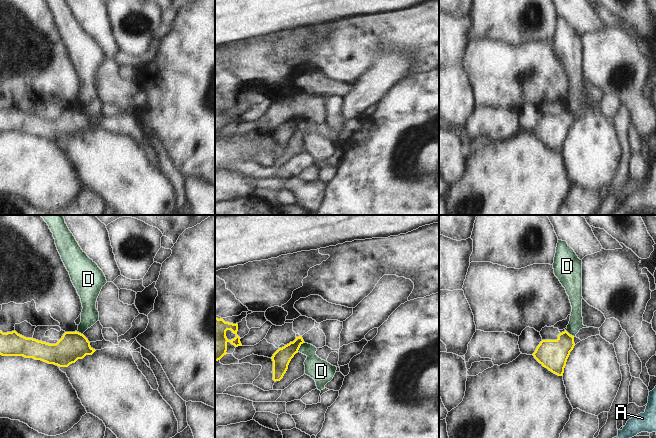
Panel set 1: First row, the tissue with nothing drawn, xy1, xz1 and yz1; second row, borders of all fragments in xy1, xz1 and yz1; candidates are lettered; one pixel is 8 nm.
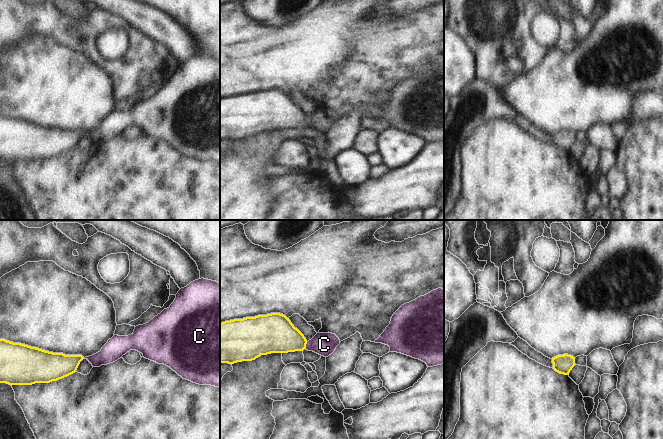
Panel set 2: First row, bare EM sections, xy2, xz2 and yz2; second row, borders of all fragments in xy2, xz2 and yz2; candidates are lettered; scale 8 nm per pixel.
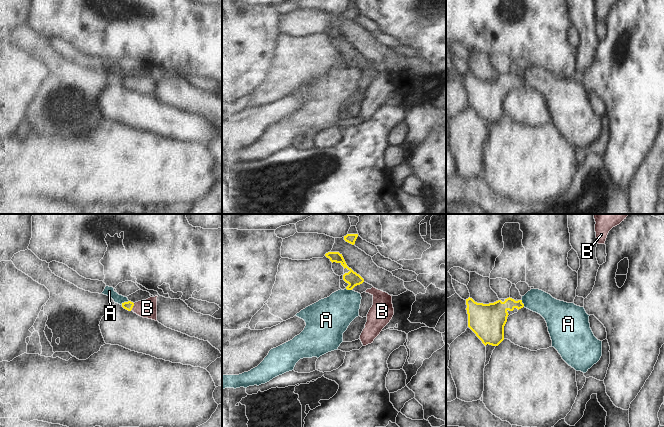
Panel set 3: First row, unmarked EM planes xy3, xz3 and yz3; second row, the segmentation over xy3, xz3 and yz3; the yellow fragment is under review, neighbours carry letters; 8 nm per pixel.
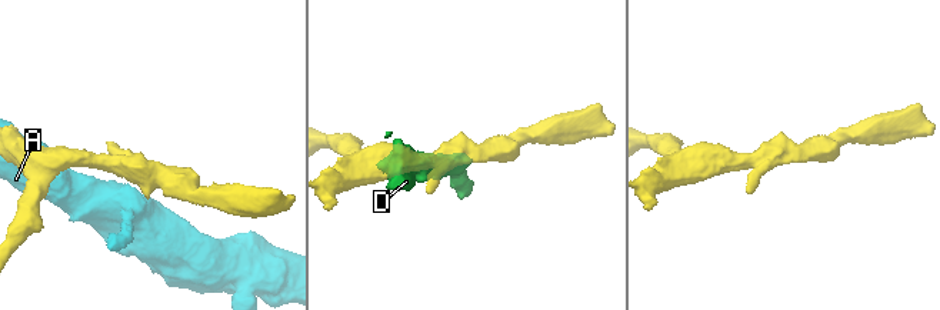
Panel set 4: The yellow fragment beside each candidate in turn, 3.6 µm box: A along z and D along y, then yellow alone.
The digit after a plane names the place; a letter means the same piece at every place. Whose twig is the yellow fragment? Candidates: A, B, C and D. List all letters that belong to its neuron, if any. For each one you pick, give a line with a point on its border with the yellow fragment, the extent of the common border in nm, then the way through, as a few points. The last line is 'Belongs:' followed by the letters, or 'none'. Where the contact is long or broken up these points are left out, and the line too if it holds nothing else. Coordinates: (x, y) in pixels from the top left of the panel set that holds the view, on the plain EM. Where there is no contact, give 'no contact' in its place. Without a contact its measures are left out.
B: contact xy3 (133, 81); length 60 nm; way xy3 (128, 81), (133, 81), (147, 84)
C: contact xz2 (305, 121); length 60 nm; way xz2 (276, 110), (305, 121), (324, 120)
Belongs: B, C

